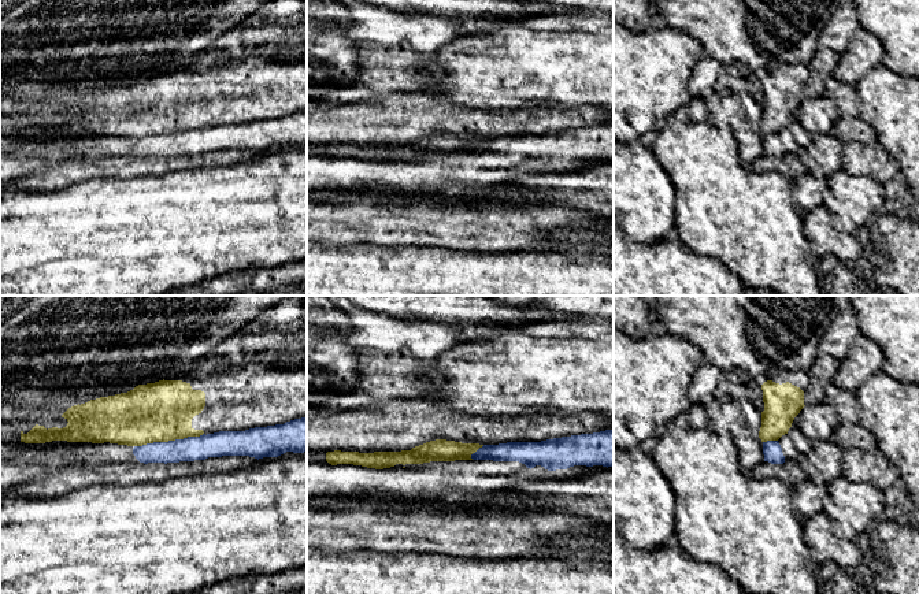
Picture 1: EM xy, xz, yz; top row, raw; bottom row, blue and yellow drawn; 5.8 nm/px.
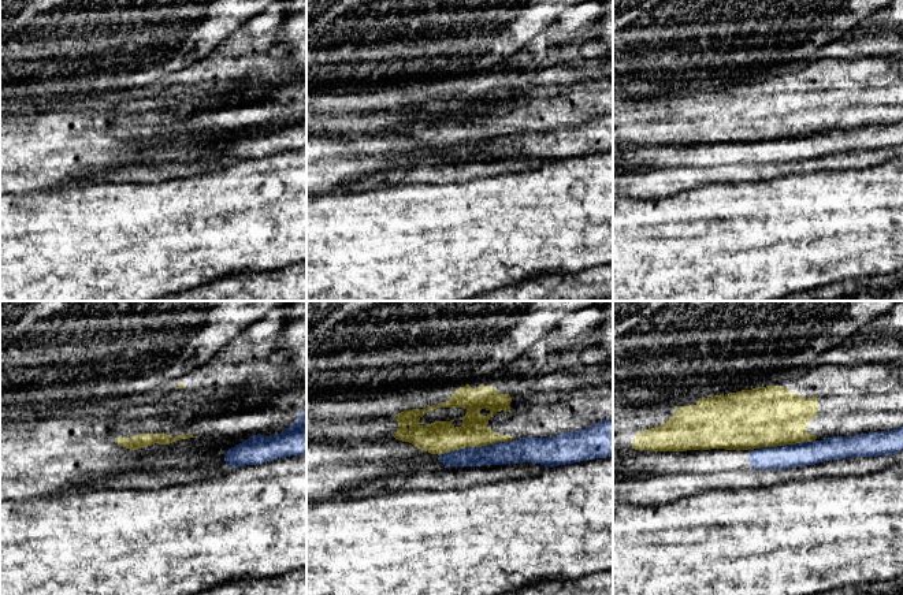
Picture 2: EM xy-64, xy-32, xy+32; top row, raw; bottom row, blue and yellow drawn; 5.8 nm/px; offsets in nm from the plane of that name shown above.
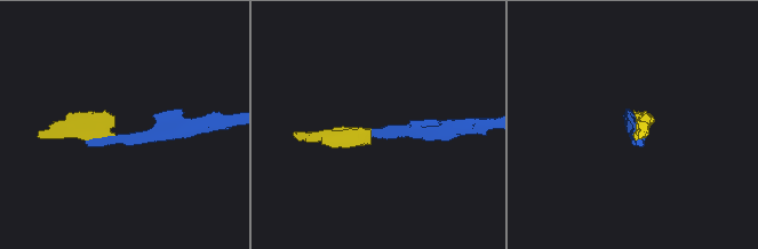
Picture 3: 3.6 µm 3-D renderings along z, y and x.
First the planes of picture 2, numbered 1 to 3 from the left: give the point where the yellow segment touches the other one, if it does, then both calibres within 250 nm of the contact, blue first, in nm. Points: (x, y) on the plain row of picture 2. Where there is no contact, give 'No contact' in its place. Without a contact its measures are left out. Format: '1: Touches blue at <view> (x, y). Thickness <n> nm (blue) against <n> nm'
1: No contact
2: Touches blue at xy-32 (475, 141). Thickness 140 nm (blue) against 190 nm
3: Touches blue at xy+32 (786, 138). Thickness 140 nm (blue) against 360 nm

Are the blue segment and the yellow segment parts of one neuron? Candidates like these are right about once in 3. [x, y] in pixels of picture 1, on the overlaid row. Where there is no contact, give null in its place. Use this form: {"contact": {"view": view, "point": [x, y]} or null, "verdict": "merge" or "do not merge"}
{"contact": {"view": "xy", "point": [169, 441]}, "verdict": "do not merge"}

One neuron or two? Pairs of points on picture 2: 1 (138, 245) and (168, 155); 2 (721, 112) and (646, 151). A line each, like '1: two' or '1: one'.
1: two
2: two

